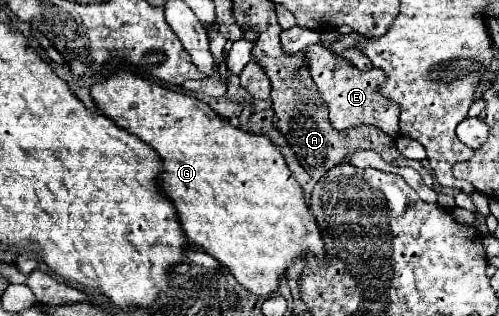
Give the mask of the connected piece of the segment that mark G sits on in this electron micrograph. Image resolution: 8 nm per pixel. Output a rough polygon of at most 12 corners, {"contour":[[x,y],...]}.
{"contour":[[128,70],[92,84],[156,150],[186,238],[276,294],[322,234],[268,136]]}

